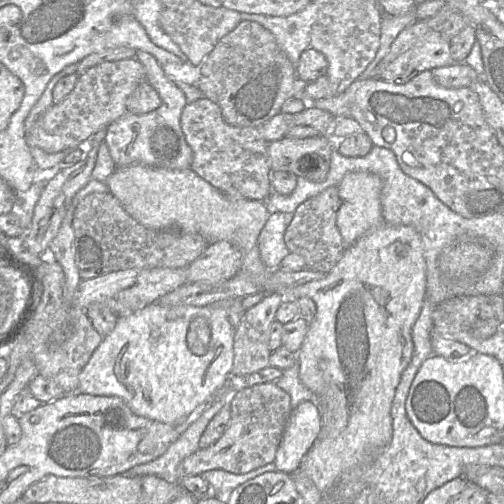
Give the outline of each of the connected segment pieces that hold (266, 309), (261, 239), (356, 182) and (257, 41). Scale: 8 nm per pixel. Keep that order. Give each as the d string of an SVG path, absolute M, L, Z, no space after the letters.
M268 293L255 306L245 311L234 331L234 360L231 375L243 376L269 366L270 326L280 304L286 297Z
M278 212L269 214L268 220L258 237L260 257L271 270L280 268L282 260L290 253L284 235L294 214Z
M349 172L338 185L341 204L337 213L337 227L345 248L384 223L380 200L382 186L381 178L369 172Z
M242 20L200 65L198 87L204 97L220 107L228 124L259 127L281 113L282 105L299 95L303 83L274 35L257 22Z

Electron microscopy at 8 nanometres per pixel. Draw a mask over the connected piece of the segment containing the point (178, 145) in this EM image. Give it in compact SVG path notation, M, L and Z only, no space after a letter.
M137 51L135 58L143 65L146 80L156 90L162 103L154 111L138 115L126 112L107 127L105 143L116 167L142 164L167 169L188 169L193 152L181 128L180 118L188 103L185 93L170 79L157 60L148 52Z

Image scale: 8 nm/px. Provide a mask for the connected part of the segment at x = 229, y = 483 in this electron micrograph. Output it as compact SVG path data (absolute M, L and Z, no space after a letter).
M274 462L244 474L234 474L225 470L210 470L202 473L201 476L210 485L210 494L216 497L225 497L232 490L241 484L267 472L276 472Z

